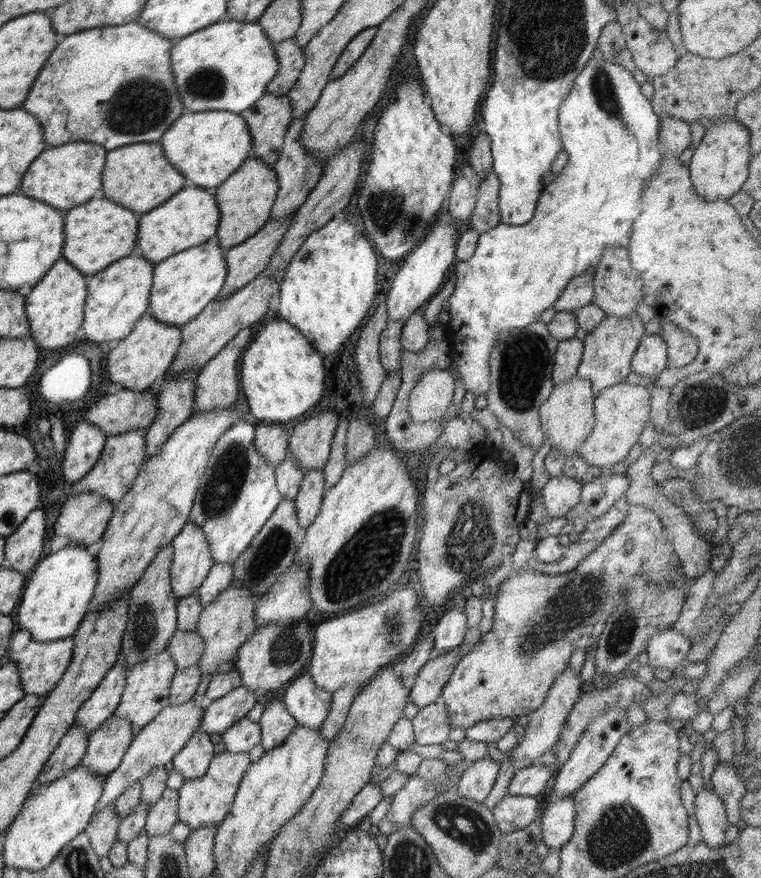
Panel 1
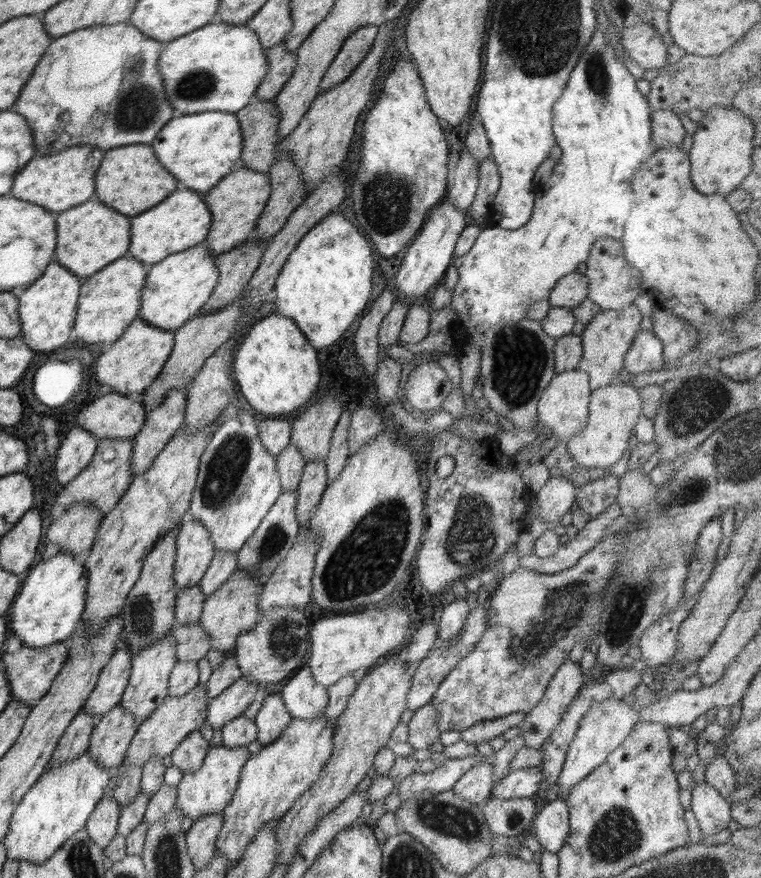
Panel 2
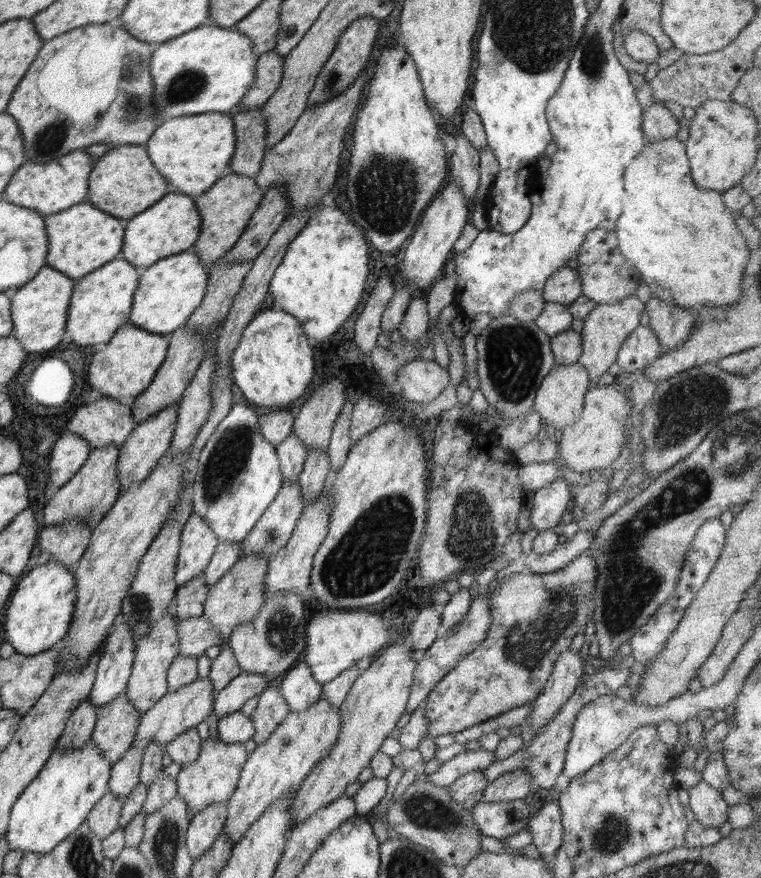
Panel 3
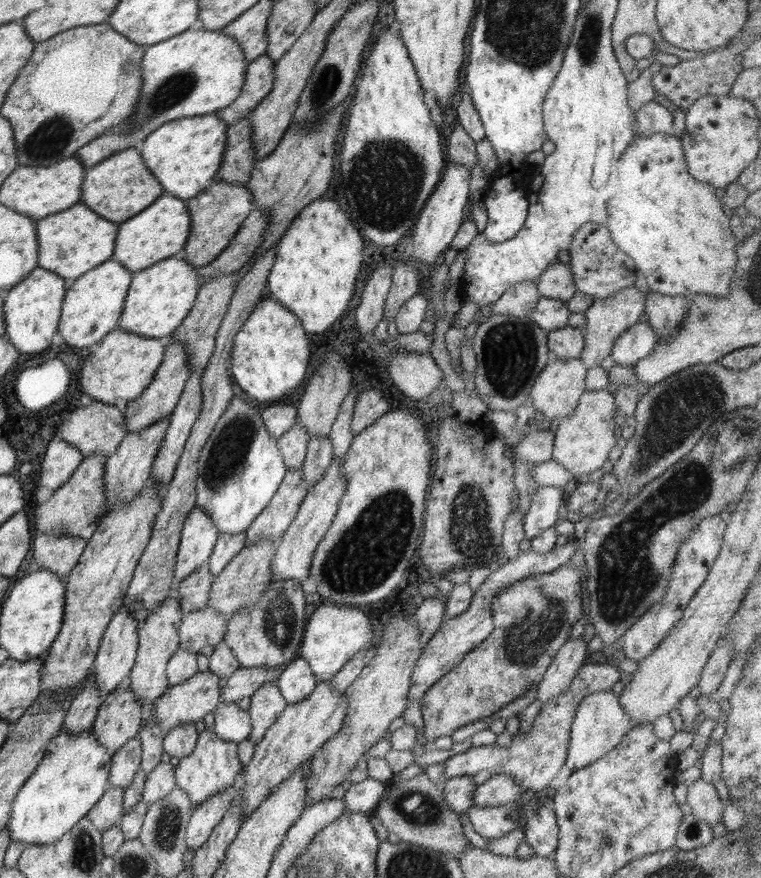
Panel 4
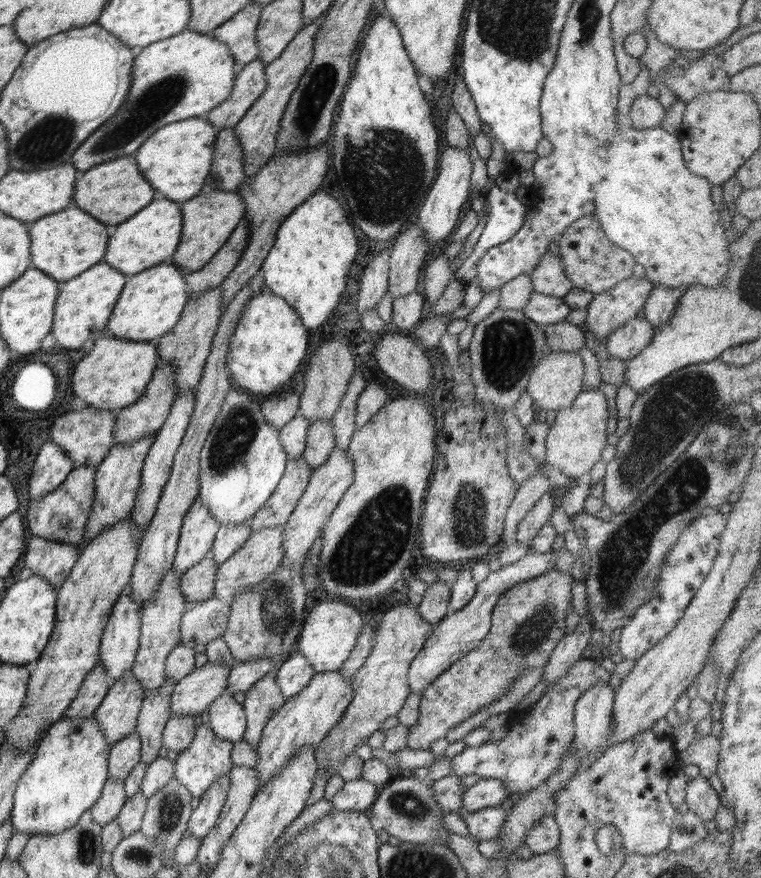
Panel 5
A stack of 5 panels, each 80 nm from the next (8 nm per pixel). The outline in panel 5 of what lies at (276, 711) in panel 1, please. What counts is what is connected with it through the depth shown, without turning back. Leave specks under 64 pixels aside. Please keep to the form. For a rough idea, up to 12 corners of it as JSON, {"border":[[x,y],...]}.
{"border":[[273,673],[245,693],[243,740],[254,749],[287,699]]}

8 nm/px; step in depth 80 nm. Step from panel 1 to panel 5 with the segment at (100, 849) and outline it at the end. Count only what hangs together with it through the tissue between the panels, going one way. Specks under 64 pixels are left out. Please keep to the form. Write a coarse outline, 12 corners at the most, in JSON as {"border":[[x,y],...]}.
{"border":[[109,776],[100,798],[89,808],[103,827],[126,801],[123,782]]}

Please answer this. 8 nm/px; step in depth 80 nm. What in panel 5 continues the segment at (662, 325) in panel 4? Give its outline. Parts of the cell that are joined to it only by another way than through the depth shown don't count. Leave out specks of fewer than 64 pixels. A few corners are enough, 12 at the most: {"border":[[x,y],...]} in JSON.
{"border":[[653,287],[643,306],[654,328],[671,319],[682,287]]}

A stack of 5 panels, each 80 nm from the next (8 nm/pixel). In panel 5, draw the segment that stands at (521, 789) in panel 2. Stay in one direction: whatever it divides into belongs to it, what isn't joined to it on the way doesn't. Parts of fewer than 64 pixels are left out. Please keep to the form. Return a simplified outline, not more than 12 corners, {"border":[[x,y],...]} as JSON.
{"border":[[478,779],[463,792],[457,813],[499,805],[510,796],[498,779]]}

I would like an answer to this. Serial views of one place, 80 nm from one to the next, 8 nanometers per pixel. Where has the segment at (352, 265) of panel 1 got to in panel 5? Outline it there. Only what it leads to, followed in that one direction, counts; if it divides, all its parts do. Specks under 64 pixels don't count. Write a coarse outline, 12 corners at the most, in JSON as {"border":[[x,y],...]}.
{"border":[[320,189],[282,221],[261,269],[307,330],[326,324],[357,229]]}

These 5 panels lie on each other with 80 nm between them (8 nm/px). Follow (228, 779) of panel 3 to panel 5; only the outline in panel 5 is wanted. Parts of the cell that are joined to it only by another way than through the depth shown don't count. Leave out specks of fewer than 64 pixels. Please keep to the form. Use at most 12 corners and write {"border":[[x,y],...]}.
{"border":[[195,728],[174,761],[175,777],[195,803],[229,776],[232,741]]}

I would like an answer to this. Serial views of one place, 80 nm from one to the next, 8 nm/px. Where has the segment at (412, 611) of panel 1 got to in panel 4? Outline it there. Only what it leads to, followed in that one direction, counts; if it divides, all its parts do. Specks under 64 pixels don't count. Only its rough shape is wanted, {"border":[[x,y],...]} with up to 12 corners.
{"border":[[323,602],[308,617],[299,657],[331,681],[370,648],[370,620]]}

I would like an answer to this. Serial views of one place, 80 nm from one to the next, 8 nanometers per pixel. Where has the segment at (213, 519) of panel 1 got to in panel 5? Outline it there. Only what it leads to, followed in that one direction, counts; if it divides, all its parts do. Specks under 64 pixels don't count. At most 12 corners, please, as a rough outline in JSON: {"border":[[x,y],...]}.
{"border":[[226,394],[199,456],[199,498],[250,522],[289,459],[251,394]]}

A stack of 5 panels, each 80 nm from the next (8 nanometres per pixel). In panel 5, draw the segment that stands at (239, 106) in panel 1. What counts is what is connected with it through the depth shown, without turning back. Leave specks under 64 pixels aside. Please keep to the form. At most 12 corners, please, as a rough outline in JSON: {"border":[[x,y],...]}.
{"border":[[186,28],[143,47],[121,110],[74,151],[81,174],[230,96],[223,42]]}

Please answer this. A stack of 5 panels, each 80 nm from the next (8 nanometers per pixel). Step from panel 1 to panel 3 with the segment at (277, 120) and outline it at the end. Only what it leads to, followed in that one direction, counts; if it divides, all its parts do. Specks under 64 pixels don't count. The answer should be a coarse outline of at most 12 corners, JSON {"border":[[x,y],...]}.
{"border":[[261,107],[233,117],[228,172],[255,177],[265,155]]}

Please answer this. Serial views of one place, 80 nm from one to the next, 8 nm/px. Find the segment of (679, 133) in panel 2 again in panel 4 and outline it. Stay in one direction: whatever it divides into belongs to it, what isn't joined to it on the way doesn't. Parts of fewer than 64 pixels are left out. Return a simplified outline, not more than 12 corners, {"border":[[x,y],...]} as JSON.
{"border":[[649,101],[634,112],[636,134],[673,134],[672,113]]}

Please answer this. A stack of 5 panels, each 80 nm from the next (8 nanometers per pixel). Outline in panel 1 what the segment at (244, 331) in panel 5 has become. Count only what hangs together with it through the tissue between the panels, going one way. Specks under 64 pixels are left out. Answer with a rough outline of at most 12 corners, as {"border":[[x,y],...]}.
{"border":[[266,318],[239,366],[252,415],[282,425],[316,411],[320,353]]}

